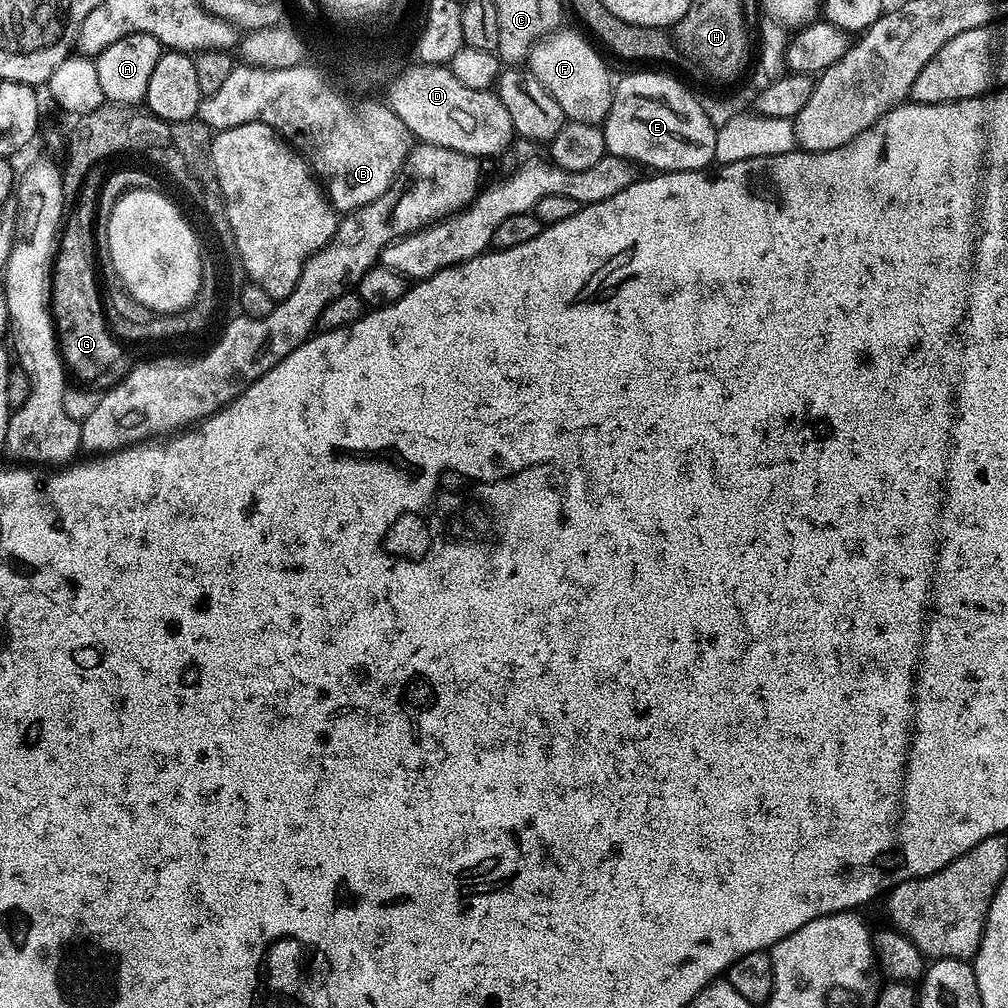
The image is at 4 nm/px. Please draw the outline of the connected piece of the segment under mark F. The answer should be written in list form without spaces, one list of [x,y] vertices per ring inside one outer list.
[[[564,31],[551,32],[532,47],[526,61],[527,71],[532,72],[542,86],[546,86],[550,98],[562,106],[568,120],[603,125],[612,105],[614,75],[607,62],[596,53],[597,45],[583,31]]]

